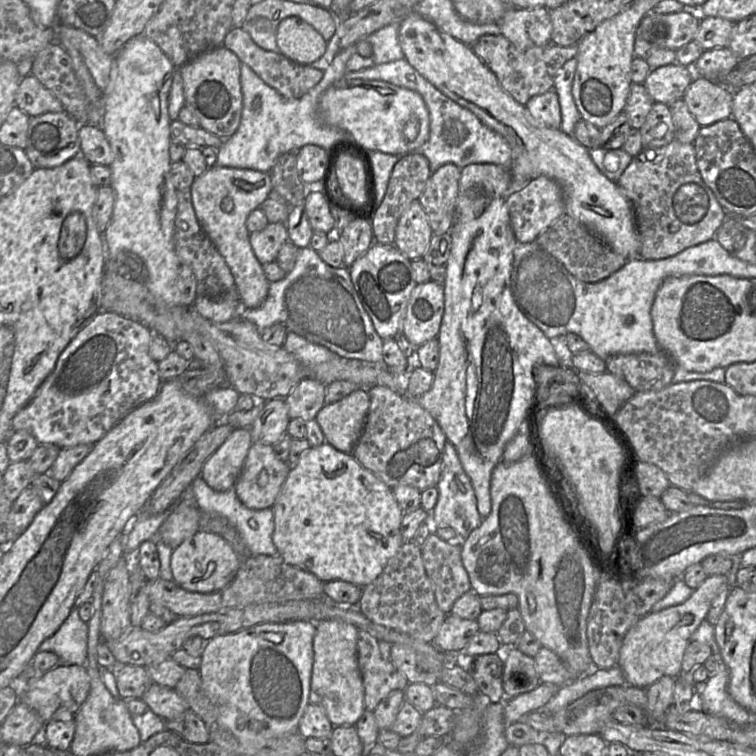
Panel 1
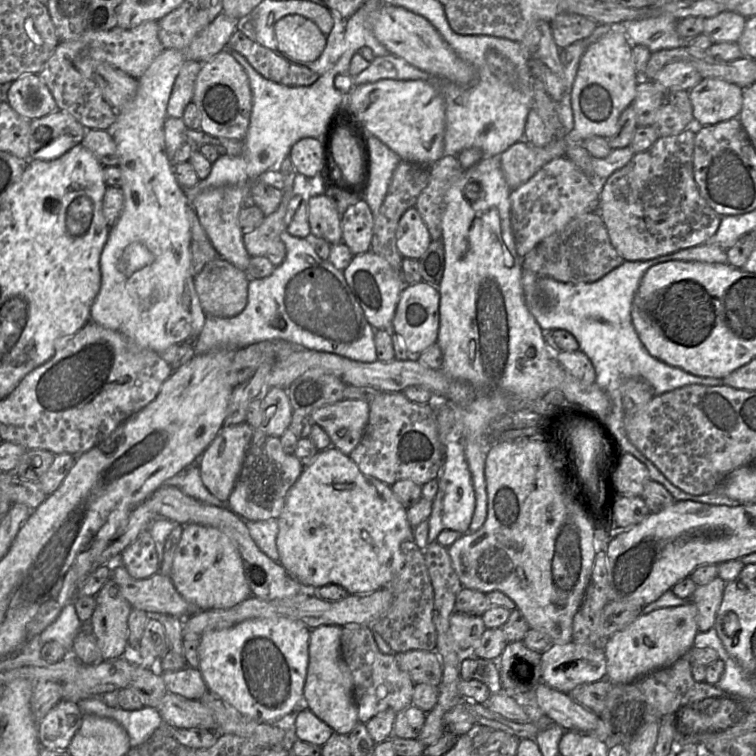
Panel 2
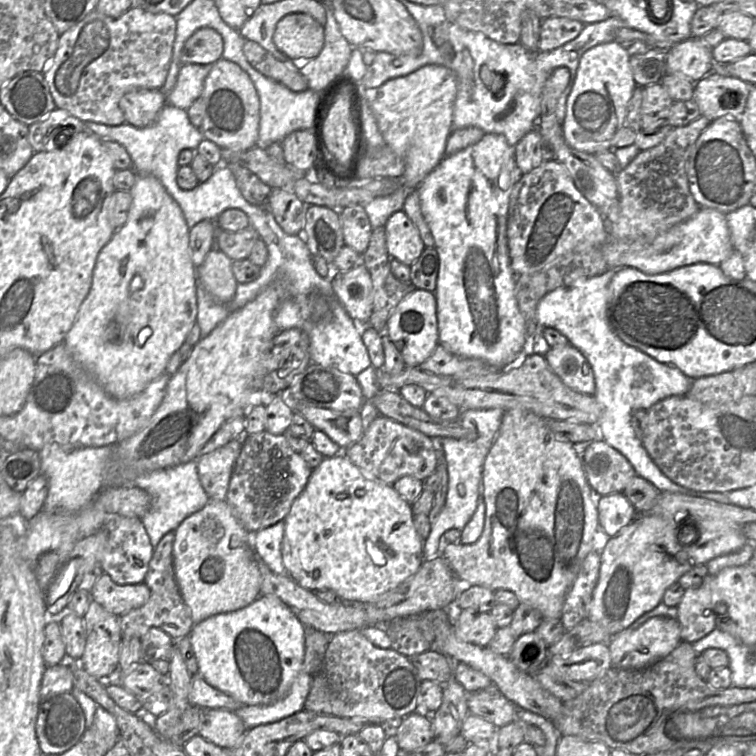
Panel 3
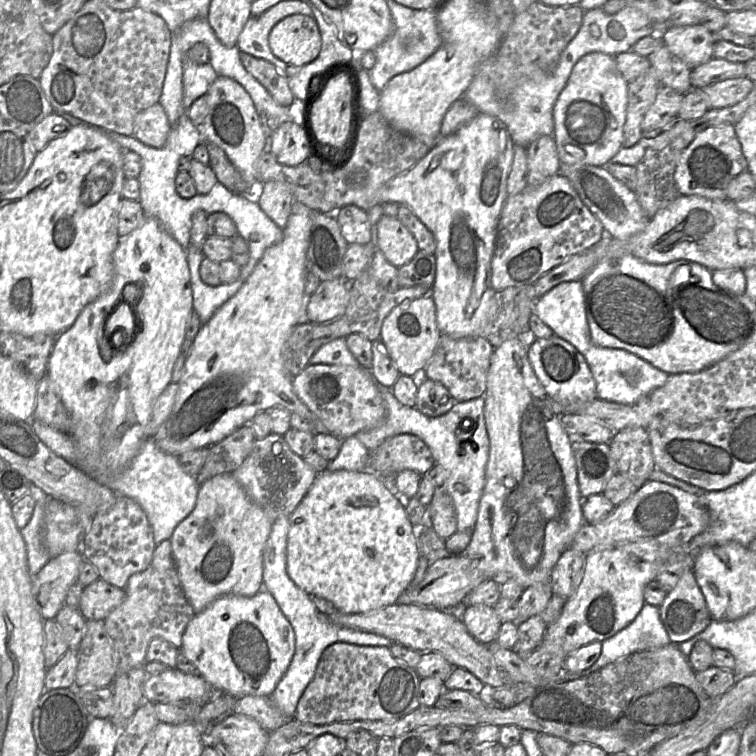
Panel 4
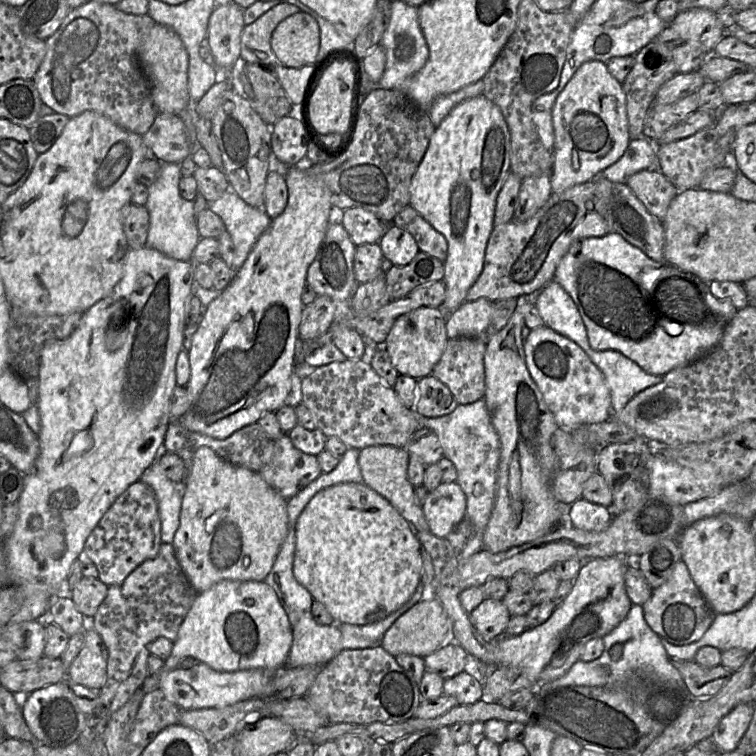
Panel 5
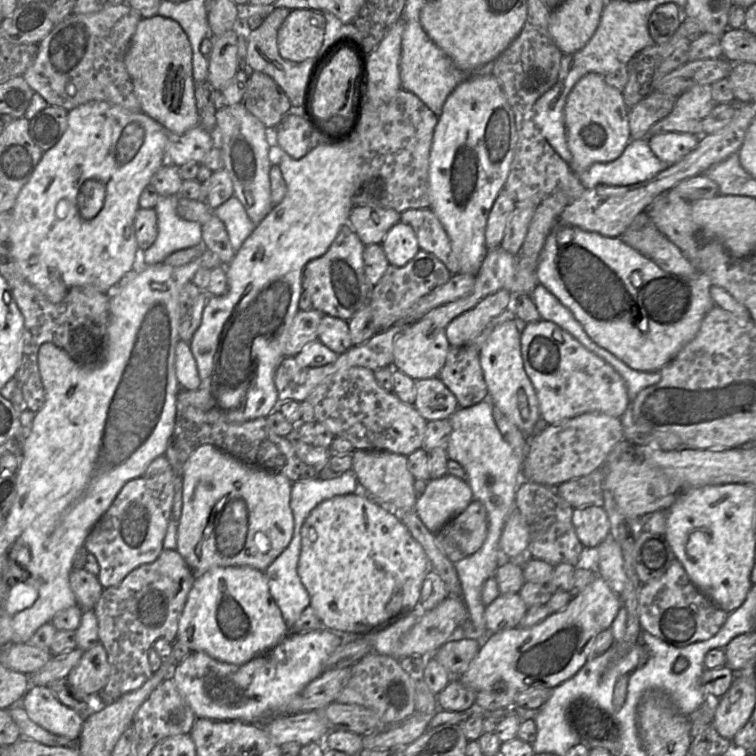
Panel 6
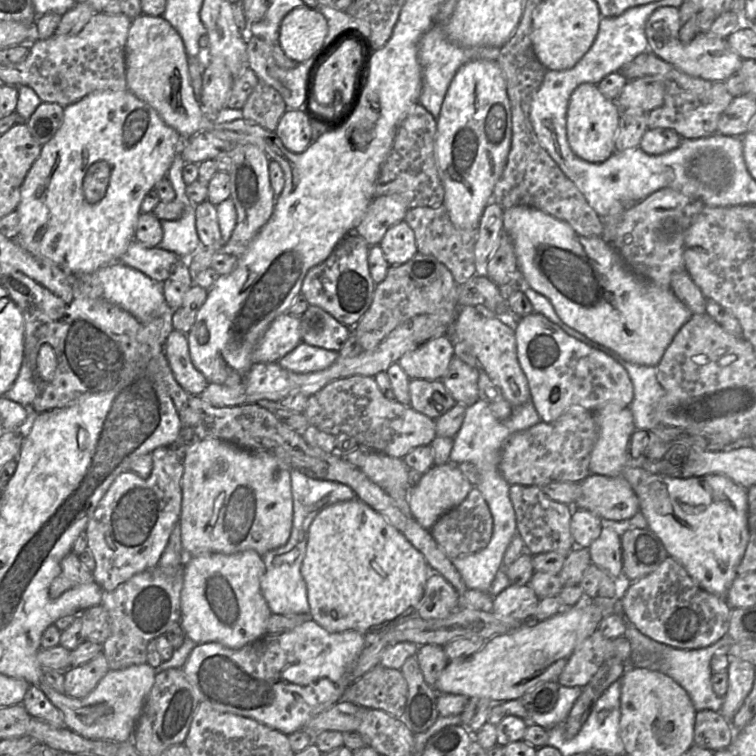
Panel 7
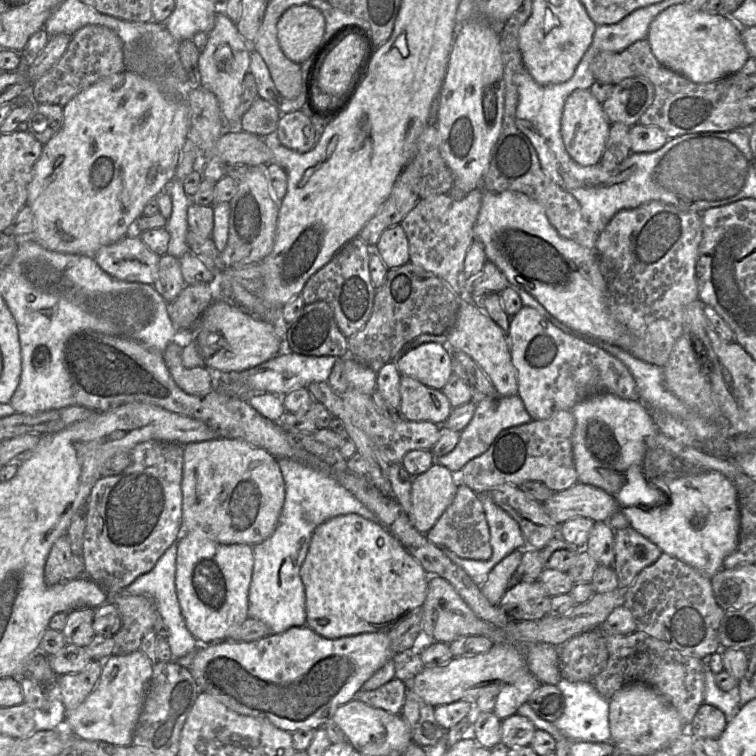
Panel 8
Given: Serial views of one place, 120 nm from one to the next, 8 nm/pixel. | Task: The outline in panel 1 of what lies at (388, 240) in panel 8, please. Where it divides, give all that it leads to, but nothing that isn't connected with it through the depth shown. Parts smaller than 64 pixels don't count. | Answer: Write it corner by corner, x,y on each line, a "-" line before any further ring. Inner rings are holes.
419,199
402,214
396,227
394,246
409,260
422,259
433,231

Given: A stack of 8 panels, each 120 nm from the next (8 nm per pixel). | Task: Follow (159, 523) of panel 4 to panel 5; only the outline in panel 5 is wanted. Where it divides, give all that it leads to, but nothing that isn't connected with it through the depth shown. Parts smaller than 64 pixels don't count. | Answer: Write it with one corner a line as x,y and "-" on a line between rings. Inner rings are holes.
156,459
142,473
140,480
153,490
161,521
161,541
172,544
177,528
179,527
183,482
172,482
160,470

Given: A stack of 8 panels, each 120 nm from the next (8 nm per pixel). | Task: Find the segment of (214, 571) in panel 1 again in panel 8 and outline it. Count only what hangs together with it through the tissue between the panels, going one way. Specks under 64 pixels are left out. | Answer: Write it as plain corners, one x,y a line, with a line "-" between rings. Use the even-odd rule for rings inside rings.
224,437
183,446
181,491
181,533
200,532
222,544
256,545
263,542
274,532
285,500
285,483
277,459
265,449

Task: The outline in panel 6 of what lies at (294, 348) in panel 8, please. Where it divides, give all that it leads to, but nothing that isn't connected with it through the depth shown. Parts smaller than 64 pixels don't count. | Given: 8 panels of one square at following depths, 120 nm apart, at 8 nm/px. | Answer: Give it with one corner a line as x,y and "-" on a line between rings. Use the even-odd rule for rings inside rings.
329,315
320,321
317,340
338,355
353,347
348,322

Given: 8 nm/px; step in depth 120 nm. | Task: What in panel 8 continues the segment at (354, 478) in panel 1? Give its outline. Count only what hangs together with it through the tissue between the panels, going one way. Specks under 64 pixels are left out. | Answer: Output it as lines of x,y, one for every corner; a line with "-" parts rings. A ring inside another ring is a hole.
355,513
332,517
314,529
299,575
305,588
306,625
327,639
395,627
422,607
430,577
384,526

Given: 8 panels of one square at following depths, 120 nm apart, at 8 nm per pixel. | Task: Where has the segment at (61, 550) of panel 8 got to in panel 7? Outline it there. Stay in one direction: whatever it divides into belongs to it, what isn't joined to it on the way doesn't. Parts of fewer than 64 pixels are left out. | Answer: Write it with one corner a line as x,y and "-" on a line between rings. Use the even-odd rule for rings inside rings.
73,551
63,557
60,567
60,574
53,579
49,587
49,596
51,598
57,598
64,591
77,585
94,581
91,572
80,562
78,555

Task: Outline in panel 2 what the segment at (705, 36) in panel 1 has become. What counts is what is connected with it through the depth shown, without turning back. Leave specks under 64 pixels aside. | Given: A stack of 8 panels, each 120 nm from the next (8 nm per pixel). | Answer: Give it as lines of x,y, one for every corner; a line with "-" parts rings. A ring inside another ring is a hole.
723,11
704,19
702,33
713,43
737,43
745,27
746,18
736,12

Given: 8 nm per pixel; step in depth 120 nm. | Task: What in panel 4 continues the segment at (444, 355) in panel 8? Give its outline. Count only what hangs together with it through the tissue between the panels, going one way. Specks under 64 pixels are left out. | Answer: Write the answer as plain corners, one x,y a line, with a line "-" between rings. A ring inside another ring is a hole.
432,296
407,300
395,307
384,320
380,339
401,375
412,376
425,369
438,346
441,332
437,326
436,306

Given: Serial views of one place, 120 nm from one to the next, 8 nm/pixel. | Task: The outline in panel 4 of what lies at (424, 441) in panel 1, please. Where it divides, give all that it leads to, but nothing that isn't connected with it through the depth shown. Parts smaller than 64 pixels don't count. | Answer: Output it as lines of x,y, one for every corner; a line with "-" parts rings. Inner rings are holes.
404,433
386,438
376,449
371,450
367,469
378,476
395,476
406,469
414,470
423,476
435,464
427,444
416,435

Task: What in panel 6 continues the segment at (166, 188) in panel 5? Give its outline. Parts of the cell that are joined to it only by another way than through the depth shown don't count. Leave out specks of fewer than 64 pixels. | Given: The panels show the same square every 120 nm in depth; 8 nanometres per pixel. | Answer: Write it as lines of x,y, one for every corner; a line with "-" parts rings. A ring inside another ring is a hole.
180,194
160,196
154,210
157,214
158,235
155,242
138,255
133,267
108,290
109,296
117,294
144,265
161,263
171,253
190,248
202,242
201,224
184,220
177,214

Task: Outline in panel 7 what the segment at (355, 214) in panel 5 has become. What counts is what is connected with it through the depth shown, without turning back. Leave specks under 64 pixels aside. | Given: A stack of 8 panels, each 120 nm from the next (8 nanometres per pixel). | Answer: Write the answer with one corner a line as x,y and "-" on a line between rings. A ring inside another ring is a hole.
384,195
372,200
354,232
369,246
379,245
387,230
404,220
408,206
399,195

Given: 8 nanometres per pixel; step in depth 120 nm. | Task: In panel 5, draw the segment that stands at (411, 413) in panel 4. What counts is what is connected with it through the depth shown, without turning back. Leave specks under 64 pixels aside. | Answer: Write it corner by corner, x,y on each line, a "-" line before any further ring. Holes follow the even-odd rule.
483,399
471,404
458,405
448,415
428,418
417,415
418,428
433,431
441,443
443,457
449,459
457,470
456,483
466,496
466,514
474,526
474,533
460,553
460,559
483,549
483,535
489,522
495,497
498,463
500,458
500,439
491,422
491,417

